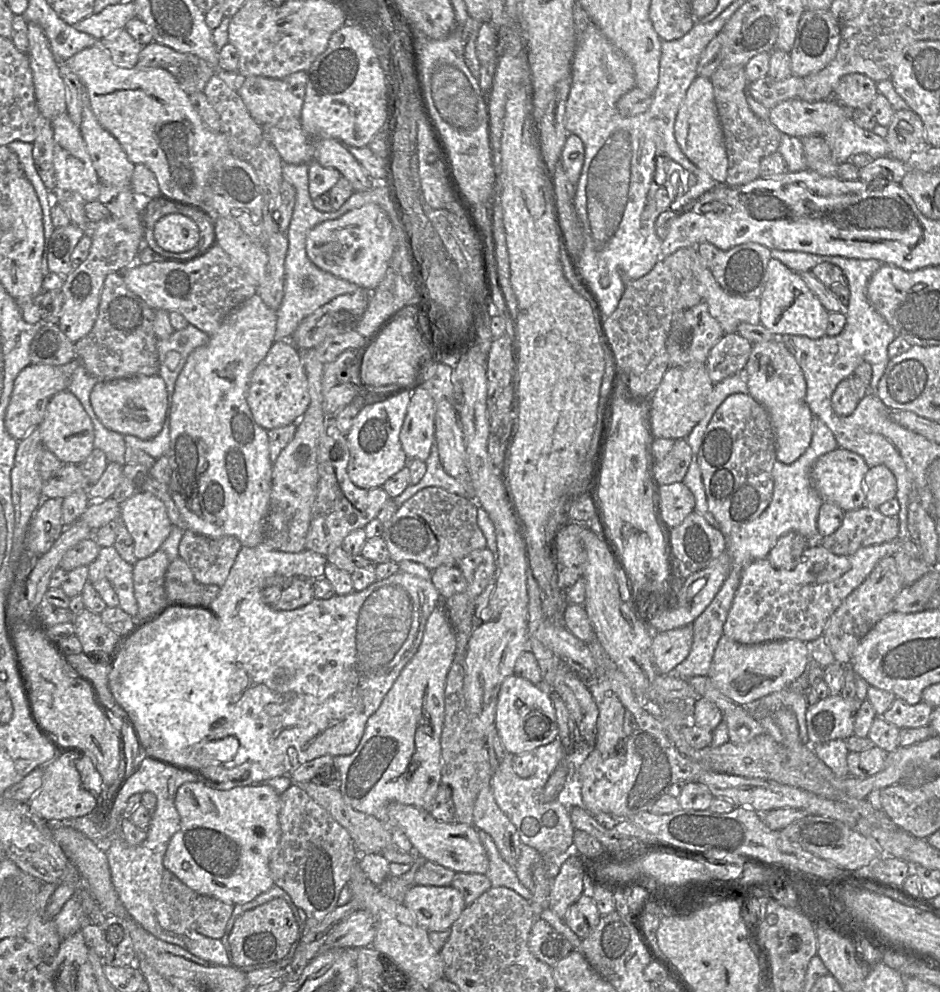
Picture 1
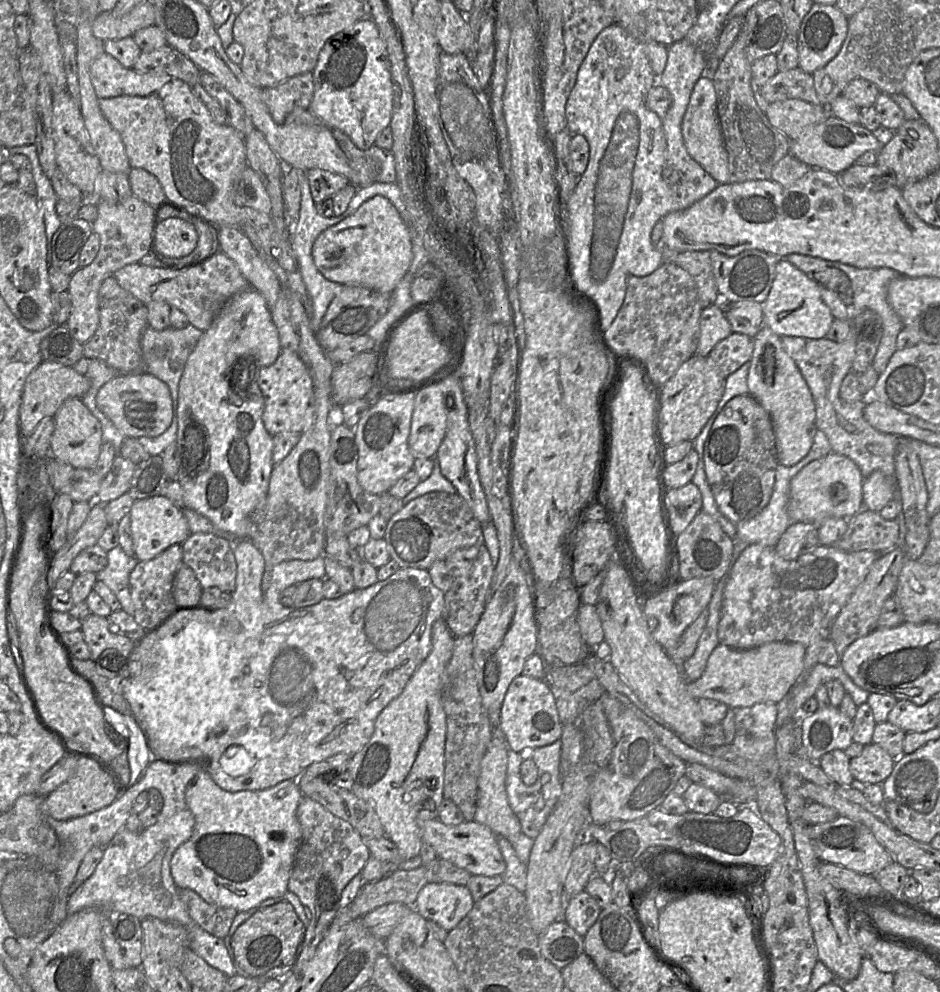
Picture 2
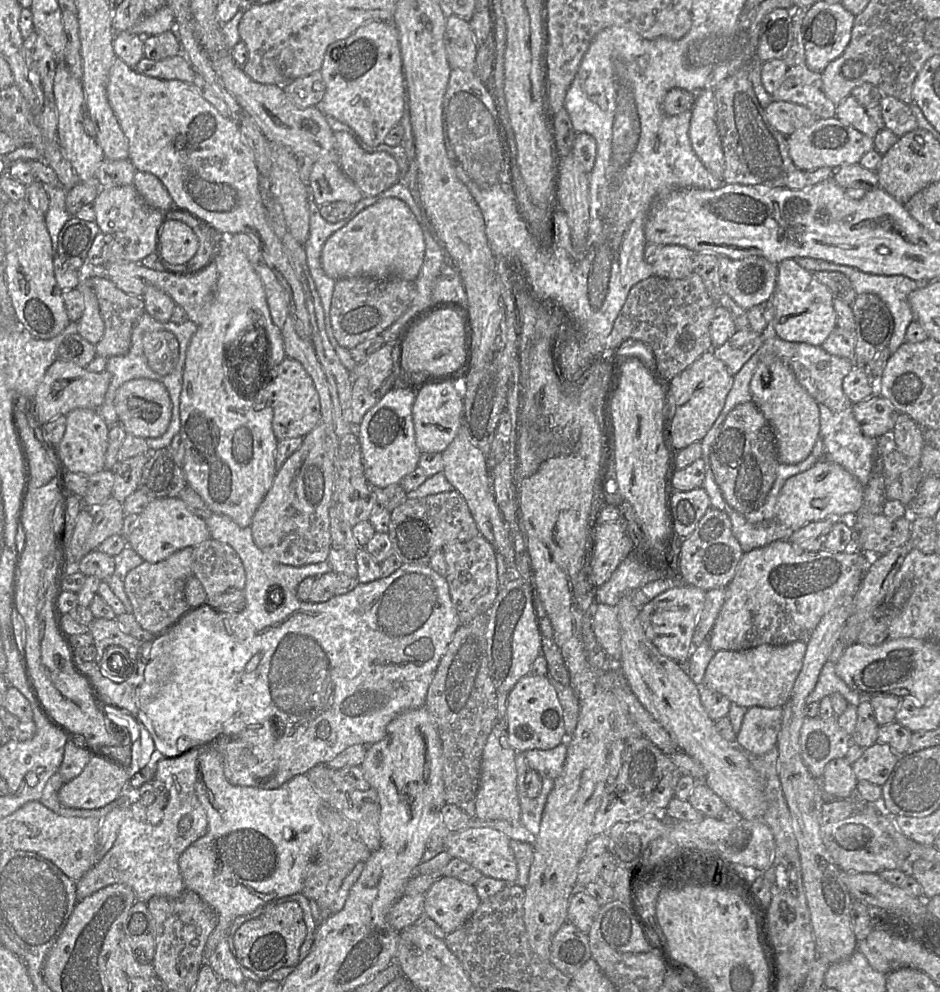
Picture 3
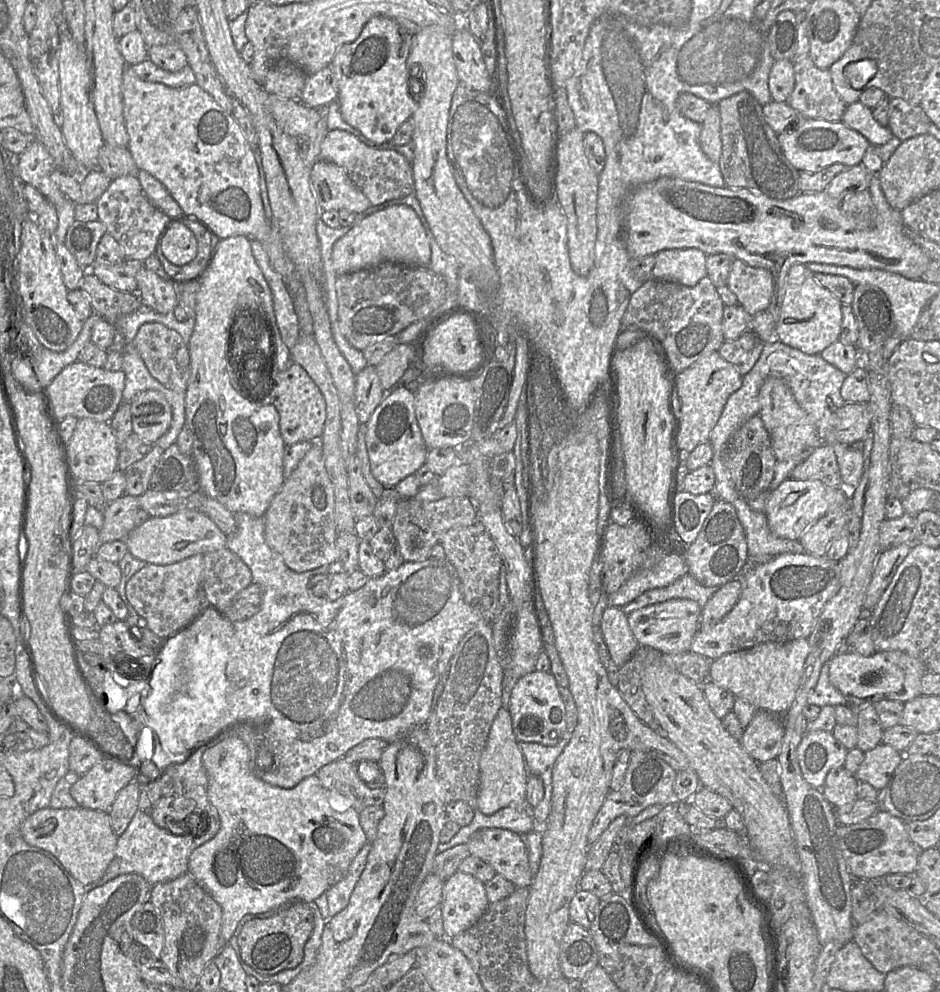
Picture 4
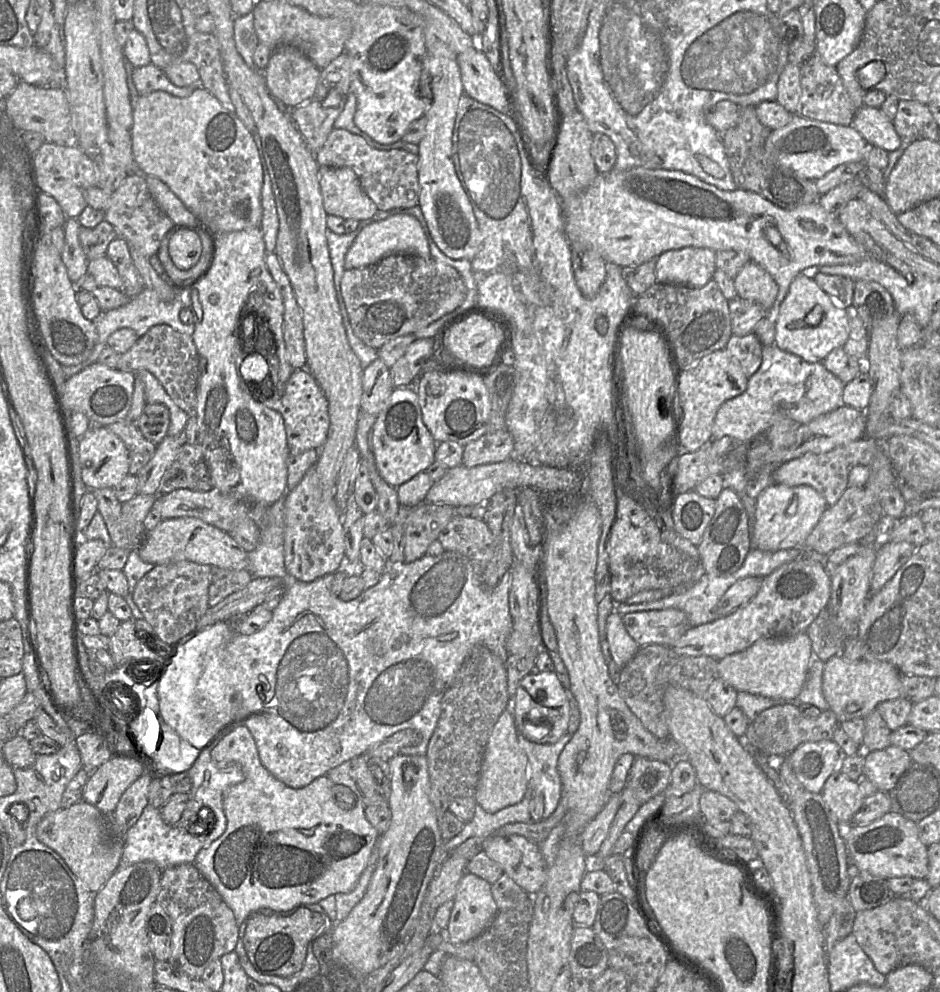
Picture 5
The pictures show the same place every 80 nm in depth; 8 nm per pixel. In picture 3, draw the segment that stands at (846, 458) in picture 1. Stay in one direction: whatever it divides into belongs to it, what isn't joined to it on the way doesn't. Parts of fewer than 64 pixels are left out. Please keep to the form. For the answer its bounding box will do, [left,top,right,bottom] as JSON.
[775,459,864,532]

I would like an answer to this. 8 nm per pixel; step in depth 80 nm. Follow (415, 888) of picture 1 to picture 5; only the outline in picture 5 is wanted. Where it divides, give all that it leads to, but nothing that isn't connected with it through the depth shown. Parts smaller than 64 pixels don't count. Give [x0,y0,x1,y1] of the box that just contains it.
[446,872,498,944]

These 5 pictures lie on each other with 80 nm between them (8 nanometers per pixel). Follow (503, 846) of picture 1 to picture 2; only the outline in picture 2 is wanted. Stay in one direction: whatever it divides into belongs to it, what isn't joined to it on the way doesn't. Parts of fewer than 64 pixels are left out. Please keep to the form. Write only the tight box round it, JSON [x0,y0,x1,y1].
[474,739,521,844]

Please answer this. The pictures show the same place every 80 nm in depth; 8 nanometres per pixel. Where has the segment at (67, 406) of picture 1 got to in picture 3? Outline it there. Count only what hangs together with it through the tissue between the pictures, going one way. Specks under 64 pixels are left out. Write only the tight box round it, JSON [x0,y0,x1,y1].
[54,408,109,476]

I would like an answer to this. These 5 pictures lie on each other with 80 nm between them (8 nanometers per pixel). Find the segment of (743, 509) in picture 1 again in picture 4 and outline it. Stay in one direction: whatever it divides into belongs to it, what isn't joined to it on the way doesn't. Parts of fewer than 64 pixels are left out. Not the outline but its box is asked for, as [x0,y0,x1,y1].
[721,414,777,502]

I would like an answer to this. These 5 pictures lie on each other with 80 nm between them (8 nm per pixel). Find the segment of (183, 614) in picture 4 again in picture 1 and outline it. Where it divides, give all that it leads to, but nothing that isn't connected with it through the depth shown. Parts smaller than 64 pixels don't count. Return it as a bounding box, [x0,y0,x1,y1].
[133,549,169,623]

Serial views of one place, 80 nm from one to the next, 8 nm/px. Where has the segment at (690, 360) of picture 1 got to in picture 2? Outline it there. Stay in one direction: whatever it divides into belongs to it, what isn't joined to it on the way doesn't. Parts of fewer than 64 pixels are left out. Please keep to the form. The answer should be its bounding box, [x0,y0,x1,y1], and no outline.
[696,304,732,356]

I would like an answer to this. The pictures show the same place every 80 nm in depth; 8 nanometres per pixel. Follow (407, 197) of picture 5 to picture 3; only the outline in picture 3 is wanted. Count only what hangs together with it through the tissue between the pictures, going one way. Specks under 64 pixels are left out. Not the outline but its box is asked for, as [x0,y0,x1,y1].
[333,132,401,197]

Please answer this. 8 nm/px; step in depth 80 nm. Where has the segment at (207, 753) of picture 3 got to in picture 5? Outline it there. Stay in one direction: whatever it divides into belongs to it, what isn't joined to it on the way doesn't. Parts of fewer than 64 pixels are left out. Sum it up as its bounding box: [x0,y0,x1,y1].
[193,726,380,926]

